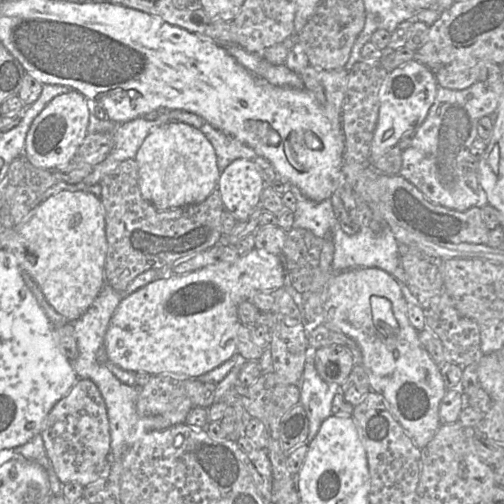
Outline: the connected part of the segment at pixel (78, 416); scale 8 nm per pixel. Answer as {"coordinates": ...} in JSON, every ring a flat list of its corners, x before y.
{"coordinates":[[77,379,45,419,41,436,46,455,62,484,79,483,83,487,108,479,110,445,107,411,102,395,90,379]]}

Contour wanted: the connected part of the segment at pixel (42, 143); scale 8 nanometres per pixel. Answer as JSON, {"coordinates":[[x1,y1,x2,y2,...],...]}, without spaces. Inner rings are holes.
{"coordinates":[[71,91,54,97,34,119,25,141,23,155,38,168,53,170,68,164,88,134,88,99]]}

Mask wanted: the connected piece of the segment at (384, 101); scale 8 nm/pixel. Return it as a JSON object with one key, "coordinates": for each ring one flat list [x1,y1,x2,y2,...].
{"coordinates":[[416,59,388,72,379,93,380,106,370,149,370,165,396,146,404,133,415,131,421,125,435,101,437,88,433,73]]}

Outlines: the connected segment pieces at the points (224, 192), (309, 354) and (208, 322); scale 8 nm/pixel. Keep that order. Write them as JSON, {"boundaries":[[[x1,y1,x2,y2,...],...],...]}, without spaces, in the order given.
{"boundaries":[[[236,159,221,173,218,191,224,208,237,222,245,221,261,206,266,184,253,160]],[[308,335,308,347,306,349,305,366,304,366,301,380,298,384,300,388,300,404,304,407,308,420,309,420,309,433,308,433,307,440,304,444,310,444,310,442,317,435,323,421,333,415,331,411,332,401,333,401,334,396,340,392,340,386,338,386,337,384,326,383,318,374,316,367,315,367,315,358,314,358,315,354,316,354,316,350,309,345,309,335]],[[256,248,234,263,218,263,199,270,155,280,124,298,114,312,104,338,109,361,130,372,150,375,184,374,197,378,237,353,234,340,238,305,252,293,273,291,285,285,285,270,280,255,264,255]]]}

